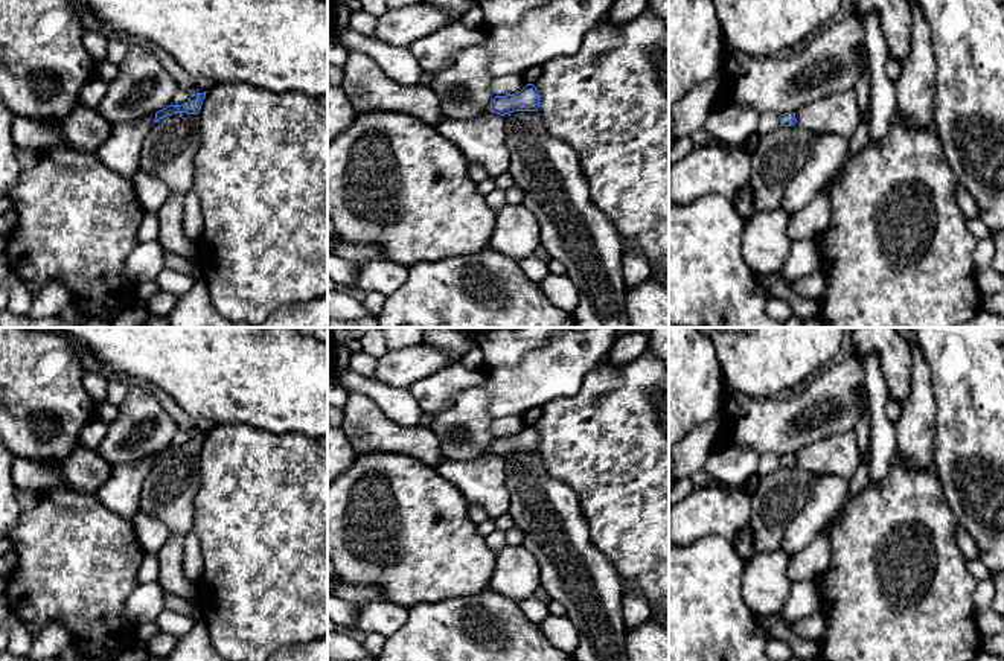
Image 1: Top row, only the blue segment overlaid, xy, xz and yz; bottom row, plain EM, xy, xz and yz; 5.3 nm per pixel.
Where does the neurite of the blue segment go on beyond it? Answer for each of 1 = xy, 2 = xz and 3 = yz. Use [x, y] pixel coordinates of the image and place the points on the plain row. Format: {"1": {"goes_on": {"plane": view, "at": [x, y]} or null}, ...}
{"1": {"goes_on": null}, "2": {"goes_on": null}, "3": {"goes_on": null}}

